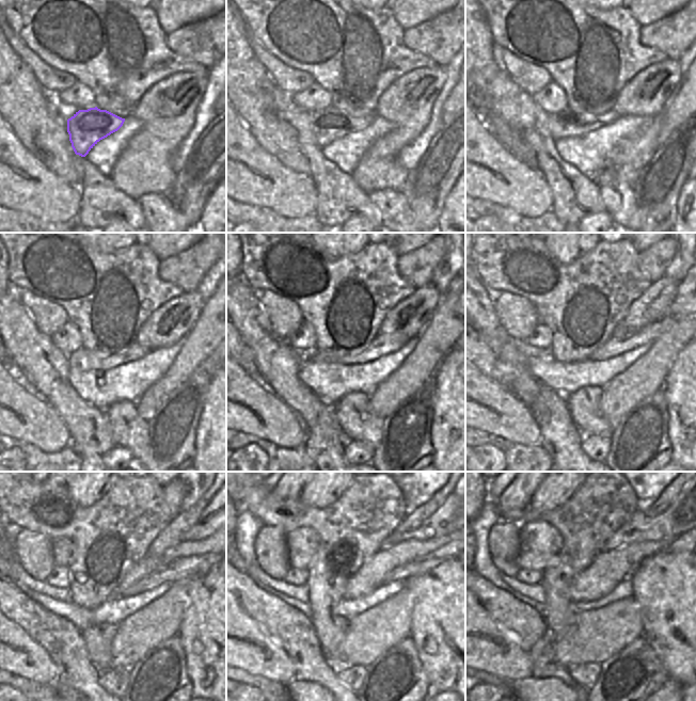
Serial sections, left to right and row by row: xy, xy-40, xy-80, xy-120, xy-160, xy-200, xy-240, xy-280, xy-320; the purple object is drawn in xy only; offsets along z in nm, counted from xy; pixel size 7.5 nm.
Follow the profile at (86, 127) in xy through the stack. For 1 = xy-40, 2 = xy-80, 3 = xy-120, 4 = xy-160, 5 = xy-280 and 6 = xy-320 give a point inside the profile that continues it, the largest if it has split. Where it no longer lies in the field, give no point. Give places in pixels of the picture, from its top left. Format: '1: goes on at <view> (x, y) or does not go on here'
1: goes on at xy-40 (328, 125)
2: goes on at xy-80 (566, 123)
3: goes on at xy-120 (83, 360)
4: goes on at xy-160 (380, 346)
5: goes on at xy-280 (422, 566)
6: goes on at xy-320 (682, 543)

